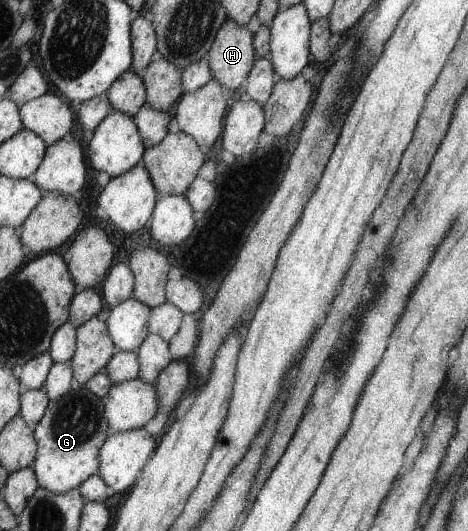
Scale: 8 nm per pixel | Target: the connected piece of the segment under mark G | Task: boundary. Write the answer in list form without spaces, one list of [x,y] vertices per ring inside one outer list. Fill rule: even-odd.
[[[81,385],[65,392],[56,400],[49,400],[45,415],[34,426],[38,442],[37,459],[32,468],[39,485],[53,493],[65,493],[79,488],[101,468],[99,450],[110,435],[110,425],[104,414],[104,401]]]

